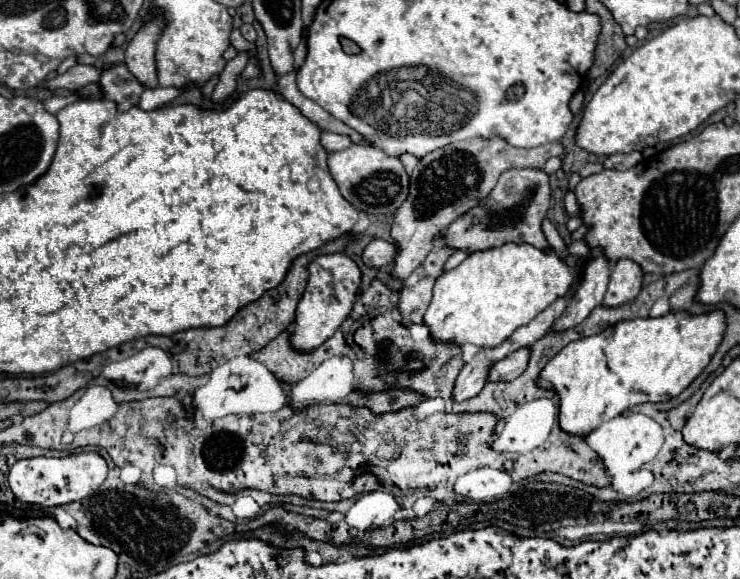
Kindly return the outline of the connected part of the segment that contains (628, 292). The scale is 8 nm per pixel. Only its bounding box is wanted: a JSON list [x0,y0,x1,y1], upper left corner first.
[602,260,642,308]

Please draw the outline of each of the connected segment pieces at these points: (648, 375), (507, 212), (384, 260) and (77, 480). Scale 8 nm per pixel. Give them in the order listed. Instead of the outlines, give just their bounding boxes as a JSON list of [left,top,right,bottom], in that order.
[[540,310,724,436],[442,168,550,252],[362,240,396,268],[8,452,106,508]]

